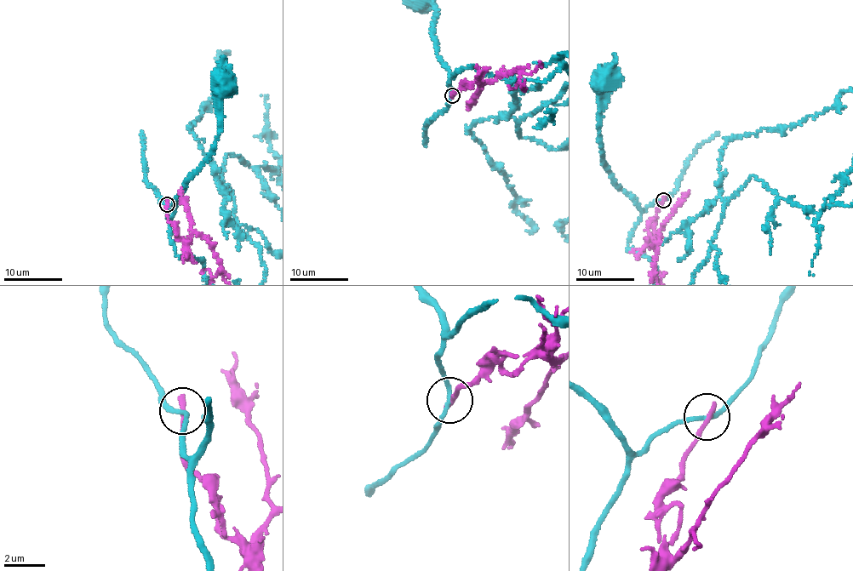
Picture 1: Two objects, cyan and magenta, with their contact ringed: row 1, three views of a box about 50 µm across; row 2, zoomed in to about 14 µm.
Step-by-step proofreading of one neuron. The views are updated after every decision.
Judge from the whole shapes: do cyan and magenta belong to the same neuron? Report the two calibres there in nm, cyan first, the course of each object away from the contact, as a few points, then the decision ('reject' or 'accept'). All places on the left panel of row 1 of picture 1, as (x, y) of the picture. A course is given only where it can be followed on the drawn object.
200 nm thick on the cyan side, 280 nm on the other; cyan runs (167, 204), (169, 216), (187, 178), (198, 169), (214, 147), (219, 130), (215, 83), (218, 80); magenta runs (167, 204), (168, 219), (178, 238), (188, 240), (197, 232), (220, 262), (220, 272); reject

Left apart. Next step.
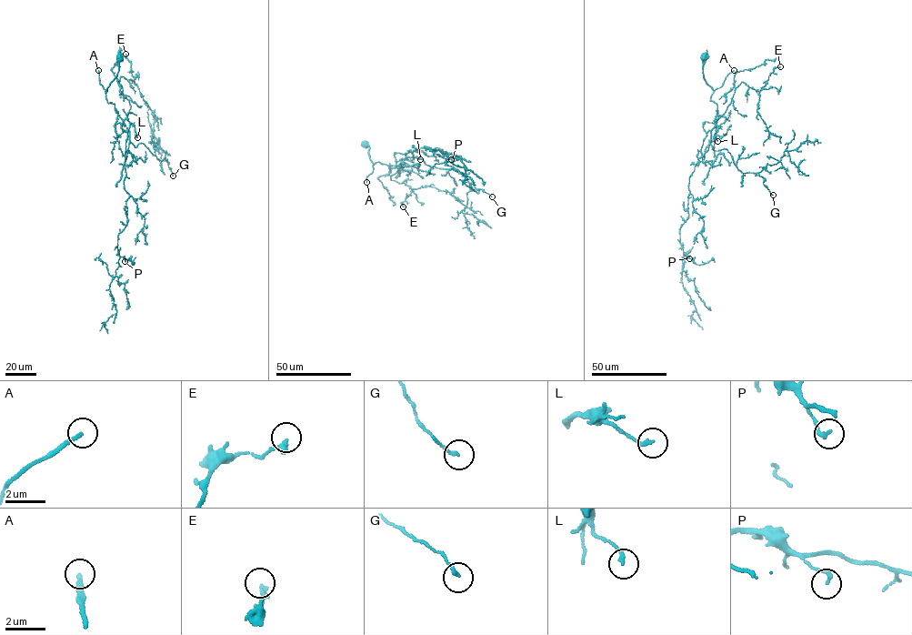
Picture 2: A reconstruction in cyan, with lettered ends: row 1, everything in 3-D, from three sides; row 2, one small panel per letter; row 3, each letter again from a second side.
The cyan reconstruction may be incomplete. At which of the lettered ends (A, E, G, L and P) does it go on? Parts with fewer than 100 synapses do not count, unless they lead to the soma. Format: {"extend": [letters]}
{"extend": ["A"]}

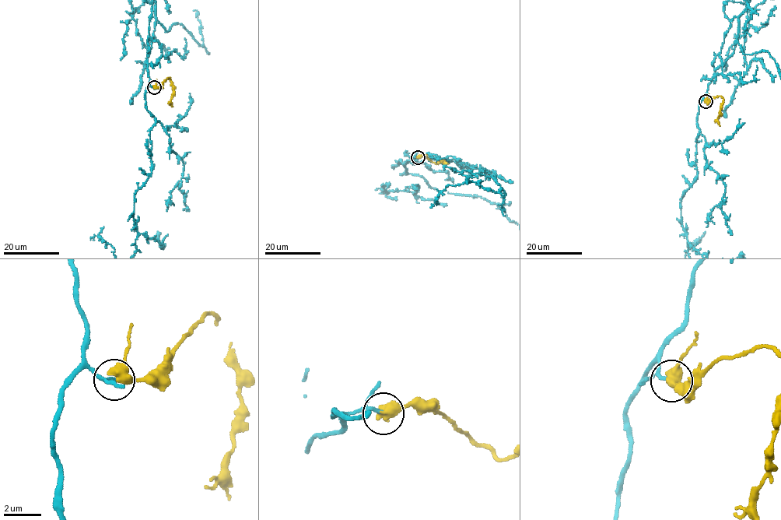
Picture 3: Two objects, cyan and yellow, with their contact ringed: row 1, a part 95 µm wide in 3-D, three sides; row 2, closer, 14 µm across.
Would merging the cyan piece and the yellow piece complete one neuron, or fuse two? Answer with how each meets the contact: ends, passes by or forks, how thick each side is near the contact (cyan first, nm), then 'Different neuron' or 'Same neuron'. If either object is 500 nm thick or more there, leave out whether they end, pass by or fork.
At the ring cyan passes by. At the ring yellow passes by. Thickness 120 nm (cyan) against 440 nm. Same neuron

